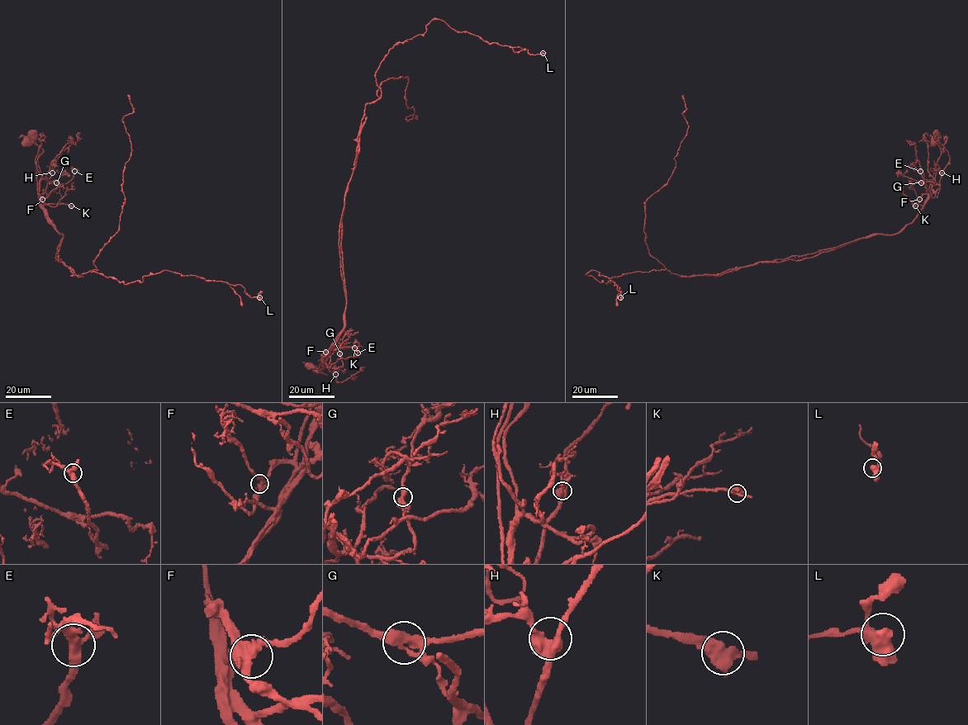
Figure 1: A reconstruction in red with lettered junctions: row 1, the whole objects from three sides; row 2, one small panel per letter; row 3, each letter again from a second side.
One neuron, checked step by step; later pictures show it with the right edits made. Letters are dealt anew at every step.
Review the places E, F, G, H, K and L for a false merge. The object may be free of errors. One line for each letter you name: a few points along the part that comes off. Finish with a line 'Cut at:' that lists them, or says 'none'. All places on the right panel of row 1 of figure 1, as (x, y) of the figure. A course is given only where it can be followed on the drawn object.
G: foreign part runs (921, 182), (934, 185), (934, 178), (930, 197), (894, 234), (873, 233), (813, 253), (684, 276)
Cut at: G

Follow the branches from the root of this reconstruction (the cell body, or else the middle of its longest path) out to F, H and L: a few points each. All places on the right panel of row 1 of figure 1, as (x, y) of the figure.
F: (936, 134), (941, 146), (941, 155), (928, 191), (919, 199)
H: (936, 134), (941, 146), (941, 155), (930, 194), (938, 187), (941, 172)
L: (936, 134), (931, 196), (899, 231), (716, 274), (653, 270), (606, 284), (586, 274), (607, 277), (620, 297)

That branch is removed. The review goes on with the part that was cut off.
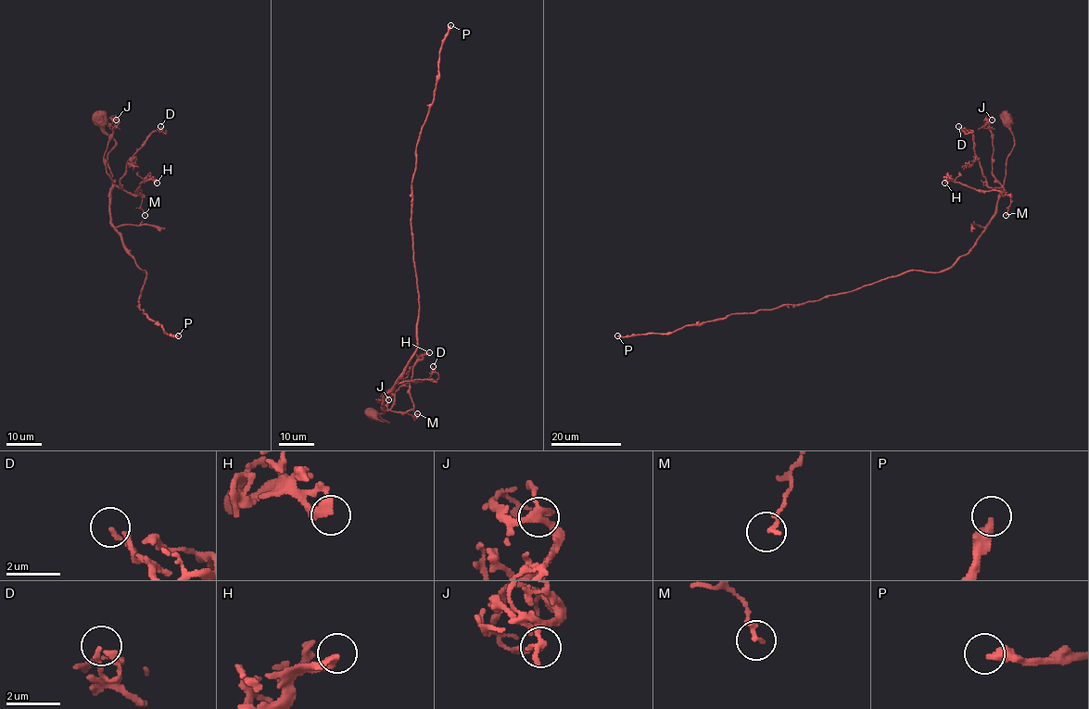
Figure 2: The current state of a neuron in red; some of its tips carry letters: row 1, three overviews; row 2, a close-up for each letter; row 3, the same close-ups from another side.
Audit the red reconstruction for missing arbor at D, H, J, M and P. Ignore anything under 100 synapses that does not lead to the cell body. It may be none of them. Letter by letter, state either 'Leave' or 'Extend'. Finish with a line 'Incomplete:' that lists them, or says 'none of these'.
D: Leave
H: Leave
J: Leave
M: Leave
P: Extend
Incomplete: P

